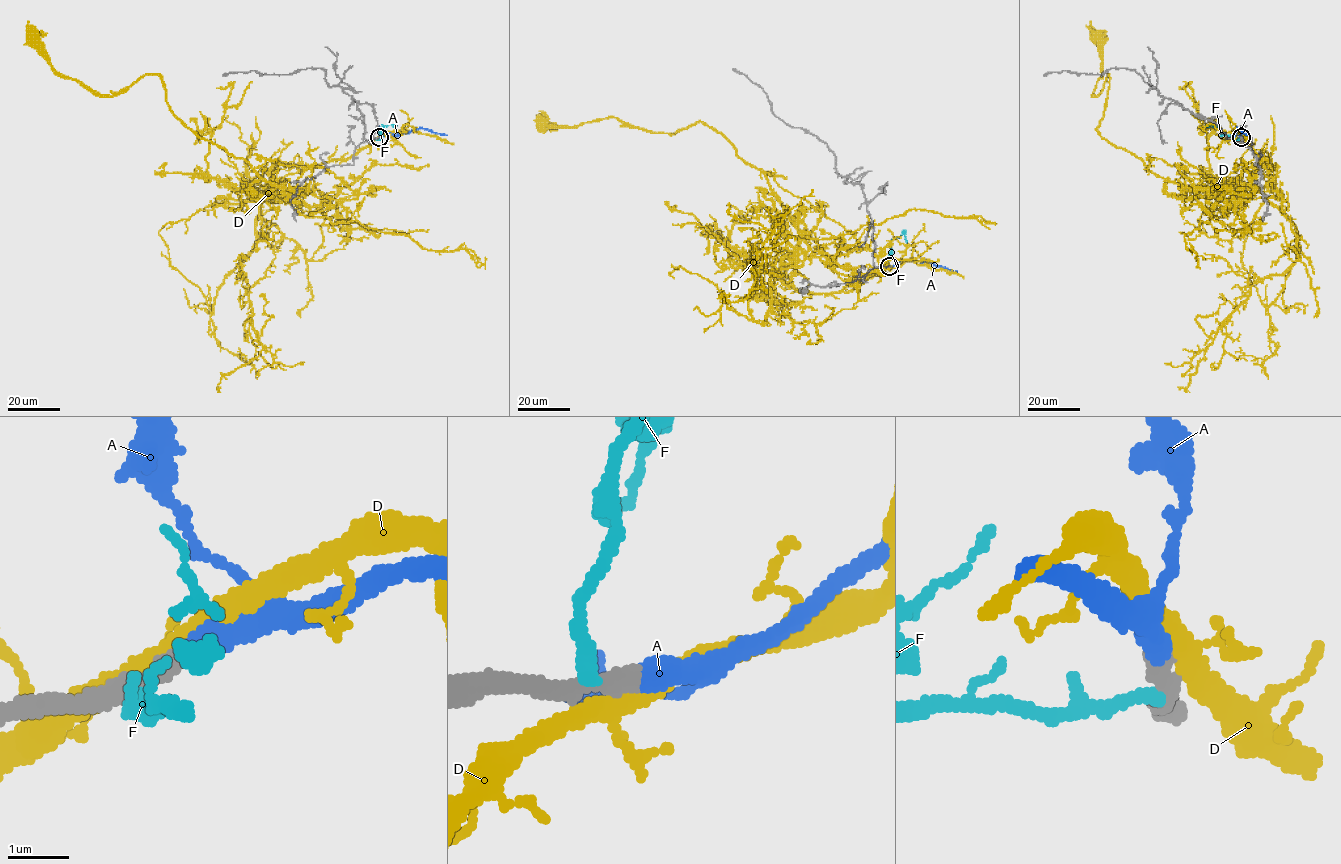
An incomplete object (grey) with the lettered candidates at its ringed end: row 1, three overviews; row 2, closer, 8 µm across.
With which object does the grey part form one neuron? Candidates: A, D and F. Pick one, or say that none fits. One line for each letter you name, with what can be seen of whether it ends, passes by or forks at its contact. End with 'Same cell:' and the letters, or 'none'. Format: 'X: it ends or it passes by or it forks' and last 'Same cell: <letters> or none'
A: it ends
Same cell: A

